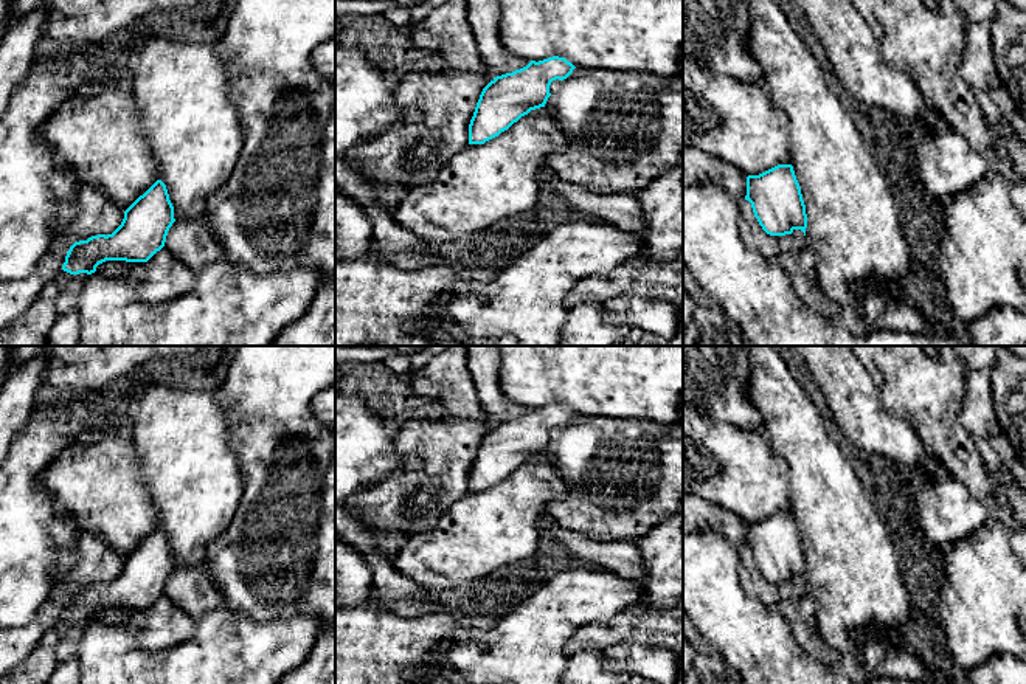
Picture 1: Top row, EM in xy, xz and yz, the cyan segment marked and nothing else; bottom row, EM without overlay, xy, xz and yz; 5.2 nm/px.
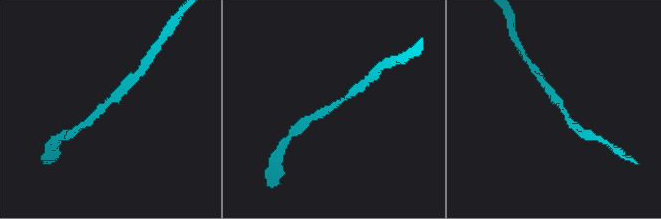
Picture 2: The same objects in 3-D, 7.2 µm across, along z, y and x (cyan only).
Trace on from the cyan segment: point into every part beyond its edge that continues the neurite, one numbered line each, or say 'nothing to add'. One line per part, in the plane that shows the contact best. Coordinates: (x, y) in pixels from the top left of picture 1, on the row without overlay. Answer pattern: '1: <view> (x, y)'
1: yz (852, 568)

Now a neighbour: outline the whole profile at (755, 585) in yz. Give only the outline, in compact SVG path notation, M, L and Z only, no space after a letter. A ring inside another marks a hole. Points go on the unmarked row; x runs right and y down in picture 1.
M745 546L740 548L740 583L750 597L770 608L782 600L802 599L809 592L801 577L793 577L792 582L785 583L767 582L754 565L751 551Z

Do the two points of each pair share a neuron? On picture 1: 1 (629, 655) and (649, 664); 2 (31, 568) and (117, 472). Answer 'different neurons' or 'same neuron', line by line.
1: same neuron
2: different neurons

